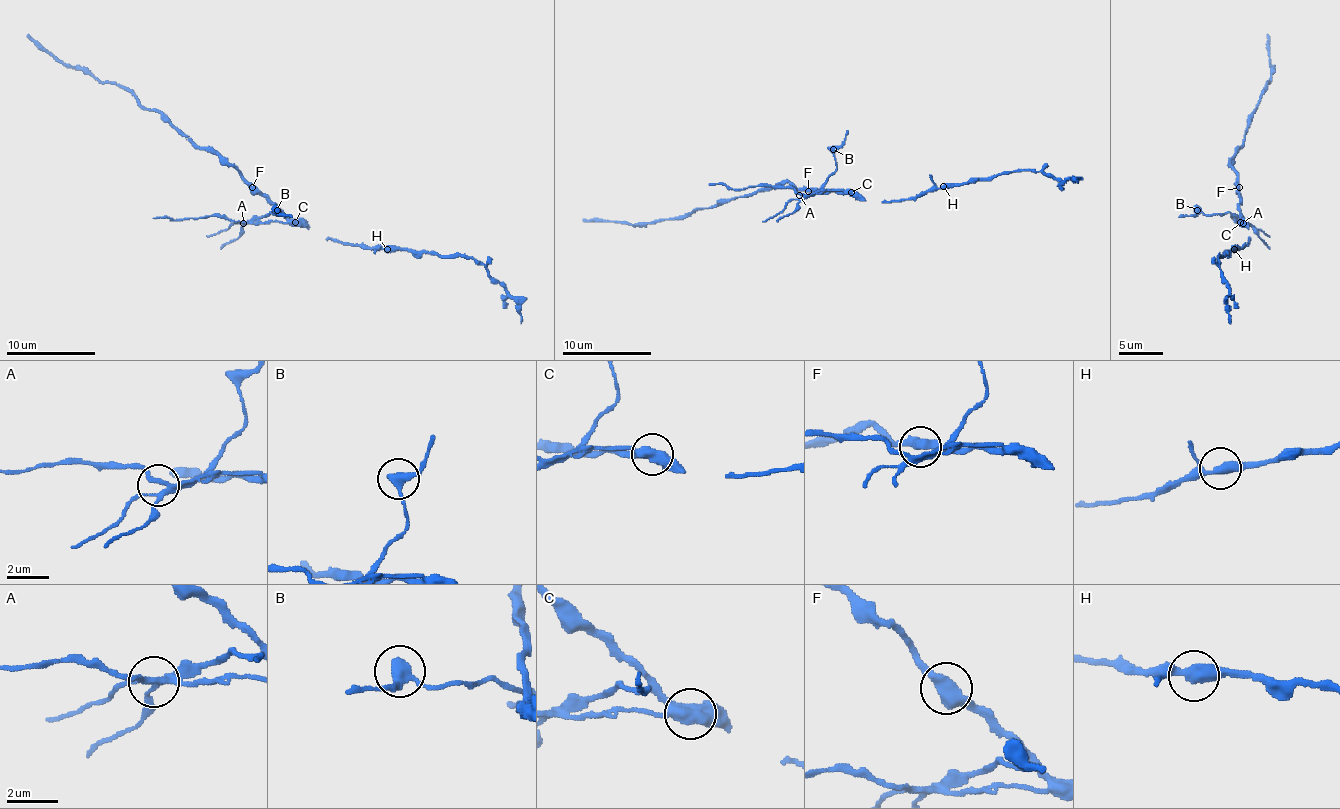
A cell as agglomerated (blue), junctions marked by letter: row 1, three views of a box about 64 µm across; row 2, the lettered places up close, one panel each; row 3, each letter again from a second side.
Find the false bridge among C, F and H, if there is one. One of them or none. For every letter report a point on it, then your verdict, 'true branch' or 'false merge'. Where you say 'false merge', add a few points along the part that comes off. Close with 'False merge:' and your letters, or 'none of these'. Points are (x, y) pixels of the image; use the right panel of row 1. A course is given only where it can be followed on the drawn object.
C: at (1240, 222); false merge
F: at (1239, 187); true branch
H: at (1234, 249); true branch
False merge: C

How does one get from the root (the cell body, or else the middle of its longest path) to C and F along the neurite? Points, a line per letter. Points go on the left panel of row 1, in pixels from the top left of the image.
C: (270, 198), (294, 223)
F: (270, 198), (252, 187)

